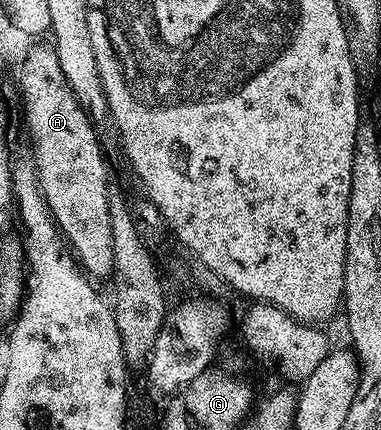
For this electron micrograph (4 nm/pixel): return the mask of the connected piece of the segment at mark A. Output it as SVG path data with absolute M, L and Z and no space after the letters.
M52 45L33 46L26 52L25 59L21 62L21 98L25 101L25 122L29 125L29 138L33 141L33 154L37 157L37 182L41 185L39 193L56 225L67 235L80 265L90 275L108 279L113 273L111 221L107 208L107 190L111 176L105 168L105 156L97 140L98 129L82 99L73 91Z

